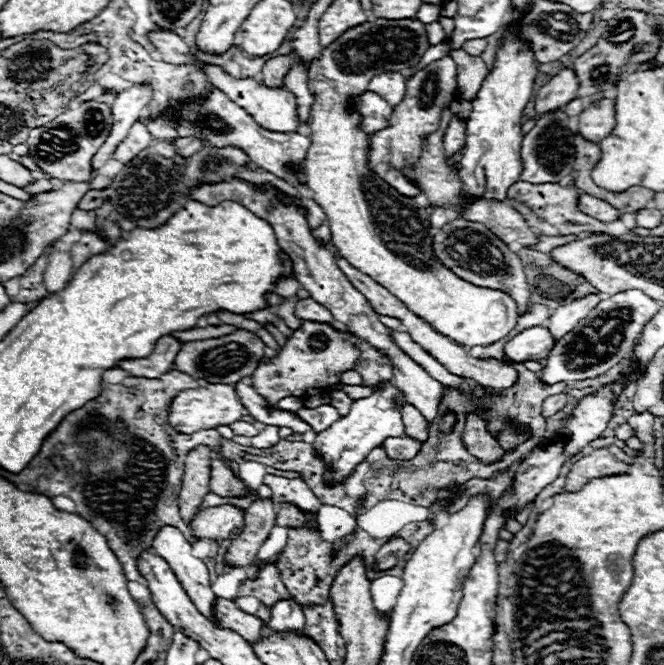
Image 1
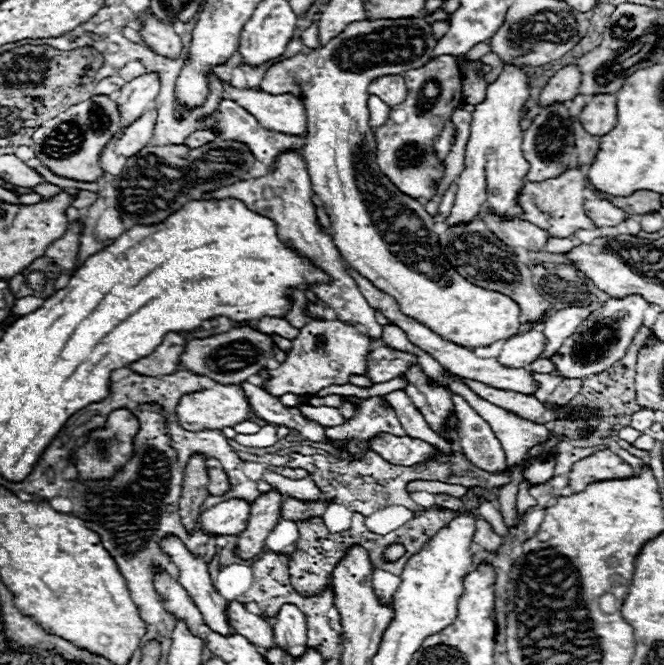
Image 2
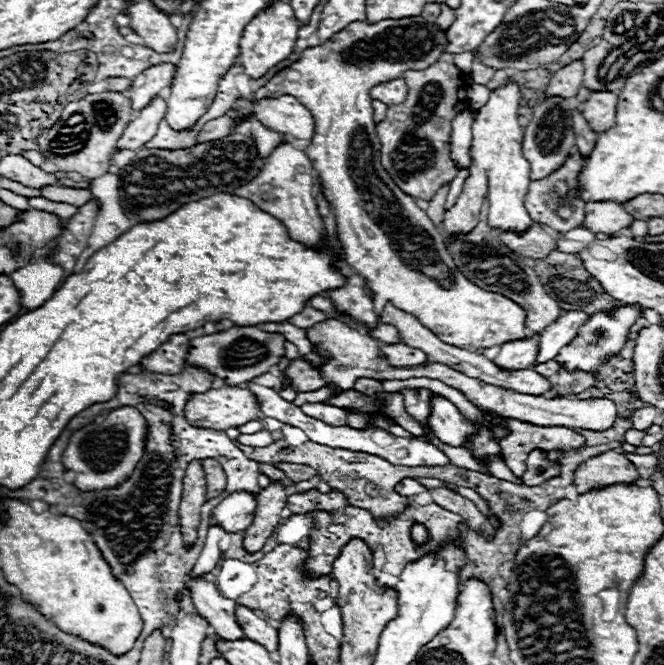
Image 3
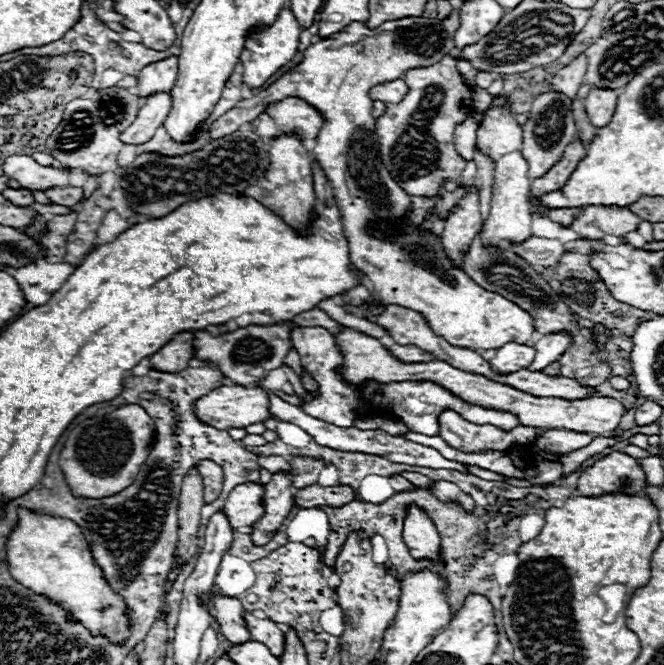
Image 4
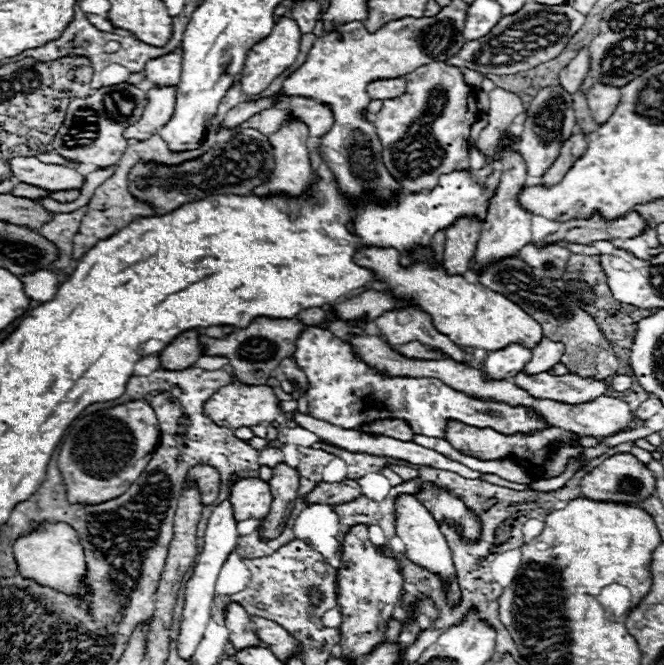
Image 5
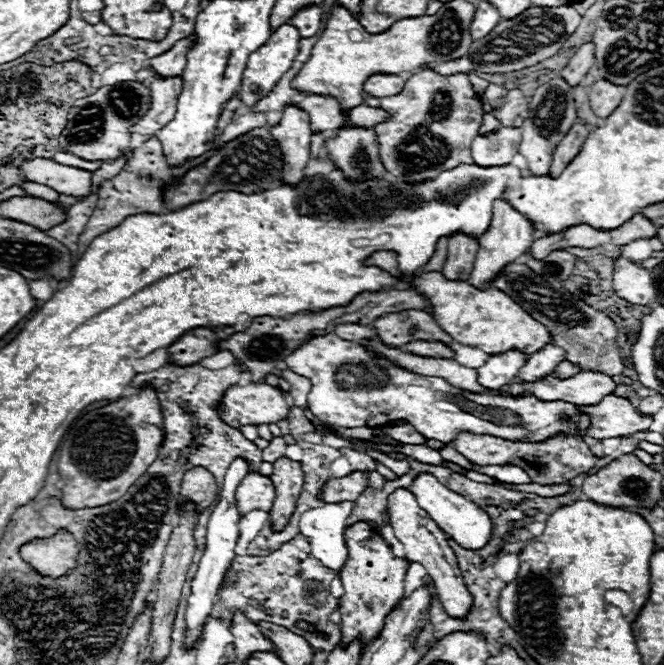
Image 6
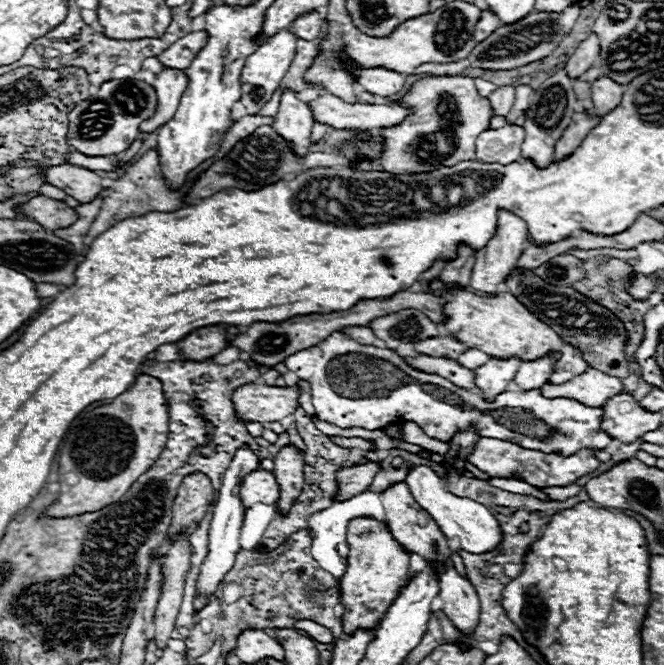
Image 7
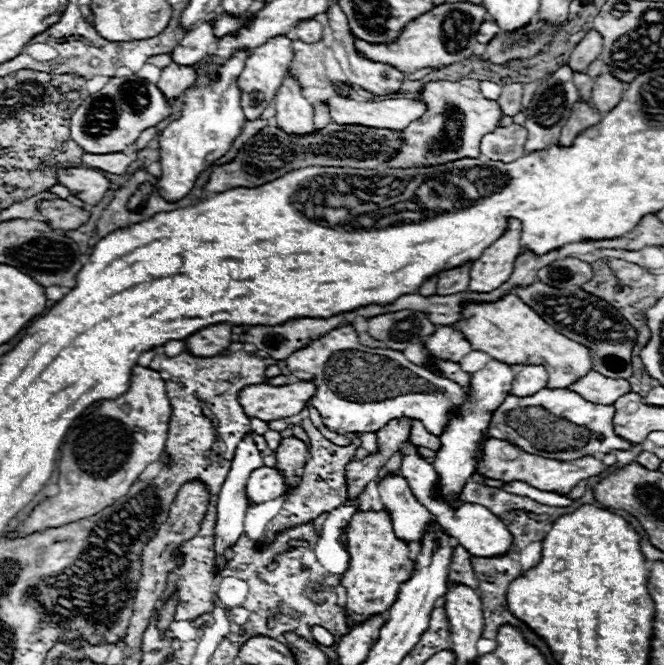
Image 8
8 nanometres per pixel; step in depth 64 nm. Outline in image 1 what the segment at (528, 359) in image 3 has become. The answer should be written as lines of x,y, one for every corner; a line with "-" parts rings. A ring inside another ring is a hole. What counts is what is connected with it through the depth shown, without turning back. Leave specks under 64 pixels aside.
534,326
506,342
504,358
516,364
522,364
528,360
542,360
550,354
552,346
554,346
554,340
550,332
542,326

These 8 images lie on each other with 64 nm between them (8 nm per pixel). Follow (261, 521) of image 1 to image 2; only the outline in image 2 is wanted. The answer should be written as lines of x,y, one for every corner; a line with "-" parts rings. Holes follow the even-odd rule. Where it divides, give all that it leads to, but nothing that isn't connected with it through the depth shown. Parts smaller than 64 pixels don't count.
270,490
266,494
260,494
250,508
248,526
242,534
238,534
238,548
236,552
242,558
254,558
264,548
264,540
270,536
274,526
280,520
282,514
282,494
278,490

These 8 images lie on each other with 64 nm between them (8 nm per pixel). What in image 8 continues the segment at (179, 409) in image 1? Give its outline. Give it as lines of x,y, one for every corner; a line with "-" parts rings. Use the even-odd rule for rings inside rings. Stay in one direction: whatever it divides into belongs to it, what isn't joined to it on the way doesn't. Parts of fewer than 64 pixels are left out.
298,380
294,384
284,386
258,384
246,386
246,390
242,390
240,404
242,408
246,408
250,418
270,422
300,414
306,408
306,402
314,396
314,392
316,392
314,382
306,380

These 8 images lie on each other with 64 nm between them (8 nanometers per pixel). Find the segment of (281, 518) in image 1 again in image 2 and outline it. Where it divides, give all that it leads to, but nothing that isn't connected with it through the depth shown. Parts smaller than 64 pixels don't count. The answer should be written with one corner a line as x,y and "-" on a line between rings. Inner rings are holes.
286,498
282,502
282,518
284,520
306,520
310,516
322,516
330,504
332,502
326,502
326,500
304,502
296,498

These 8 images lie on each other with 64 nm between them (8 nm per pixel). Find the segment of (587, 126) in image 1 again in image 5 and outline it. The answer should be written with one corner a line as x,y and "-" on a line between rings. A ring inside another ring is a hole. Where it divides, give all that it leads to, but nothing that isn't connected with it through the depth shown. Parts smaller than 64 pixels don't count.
598,82
588,90
586,98
588,98
590,112
594,114
594,120
604,124
612,116
612,112
616,110
616,106
620,104
620,90

